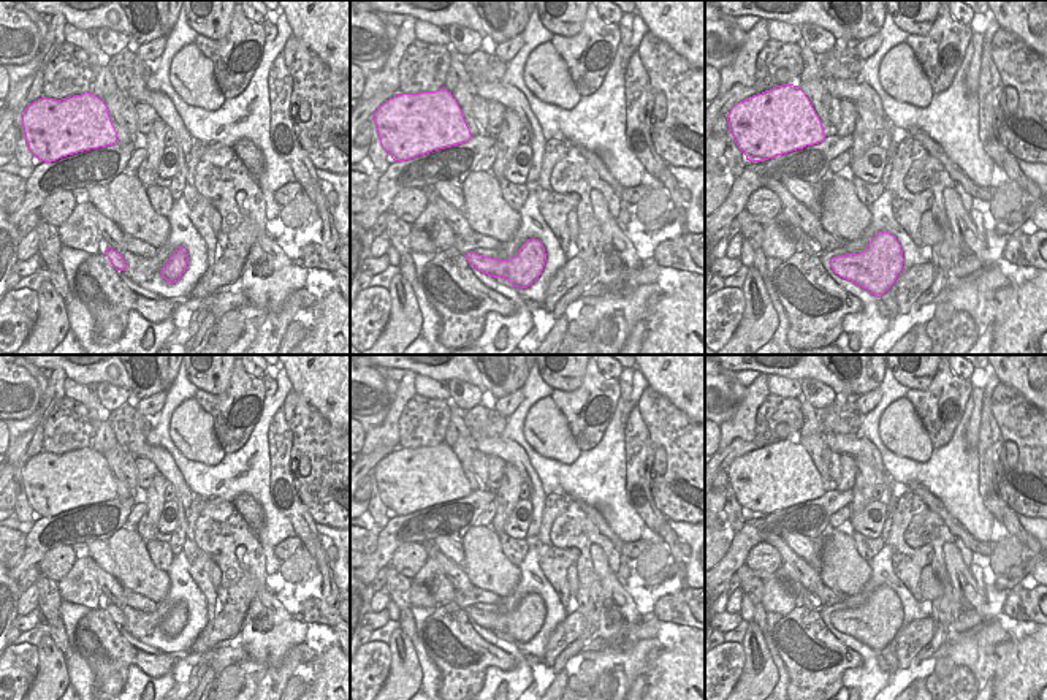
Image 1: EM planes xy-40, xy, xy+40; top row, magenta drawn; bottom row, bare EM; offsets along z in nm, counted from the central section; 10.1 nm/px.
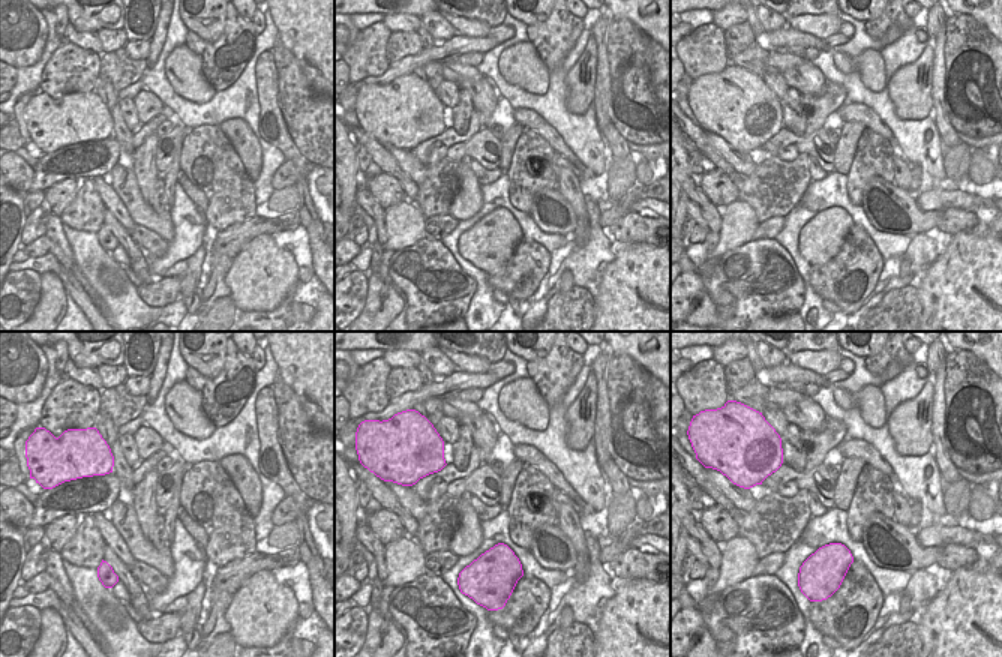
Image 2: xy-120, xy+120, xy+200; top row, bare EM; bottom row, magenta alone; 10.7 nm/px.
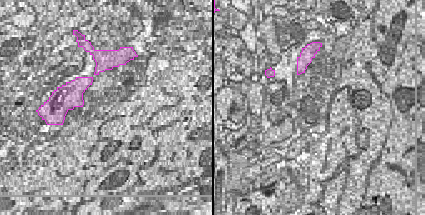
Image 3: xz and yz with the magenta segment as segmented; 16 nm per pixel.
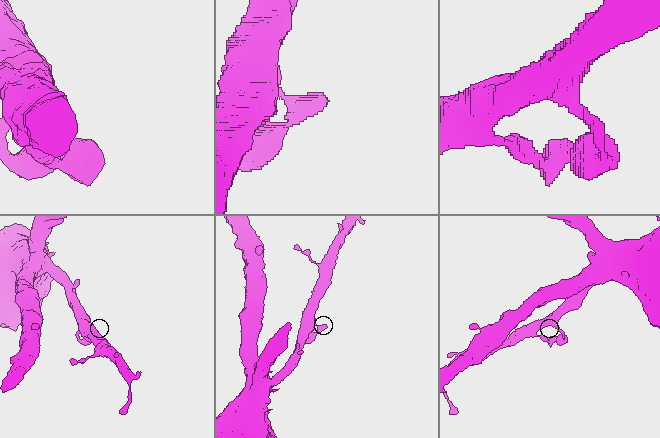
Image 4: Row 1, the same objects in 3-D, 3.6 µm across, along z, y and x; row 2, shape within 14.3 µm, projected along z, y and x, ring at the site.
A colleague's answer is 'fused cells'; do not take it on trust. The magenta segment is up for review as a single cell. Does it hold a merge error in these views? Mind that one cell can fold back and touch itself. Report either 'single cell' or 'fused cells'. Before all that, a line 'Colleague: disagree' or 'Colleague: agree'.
Colleague: disagree
single cell

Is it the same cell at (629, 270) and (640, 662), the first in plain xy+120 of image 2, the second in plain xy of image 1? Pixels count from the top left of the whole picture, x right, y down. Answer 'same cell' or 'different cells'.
different cells

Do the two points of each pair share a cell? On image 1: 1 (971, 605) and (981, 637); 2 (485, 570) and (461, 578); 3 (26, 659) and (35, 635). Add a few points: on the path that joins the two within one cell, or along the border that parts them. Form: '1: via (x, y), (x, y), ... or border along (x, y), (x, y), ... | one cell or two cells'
1: border along (986, 602), (984, 620), (965, 631), (955, 632) | two cells
2: border along (463, 569), (475, 586) | two cells
3: border along (16, 643), (32, 643), (35, 646) | two cells

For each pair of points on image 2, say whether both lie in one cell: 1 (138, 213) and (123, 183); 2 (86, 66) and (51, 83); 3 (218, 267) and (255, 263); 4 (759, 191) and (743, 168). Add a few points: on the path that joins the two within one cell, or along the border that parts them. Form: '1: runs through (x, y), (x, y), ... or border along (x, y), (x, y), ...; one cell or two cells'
1: runs through (137, 206), (128, 191); one cell
2: runs through (77, 69), (71, 69), (60, 77); one cell
3: border along (233, 258), (231, 267), (222, 278); two cells
4: border along (758, 165), (750, 174), (743, 177); two cells

